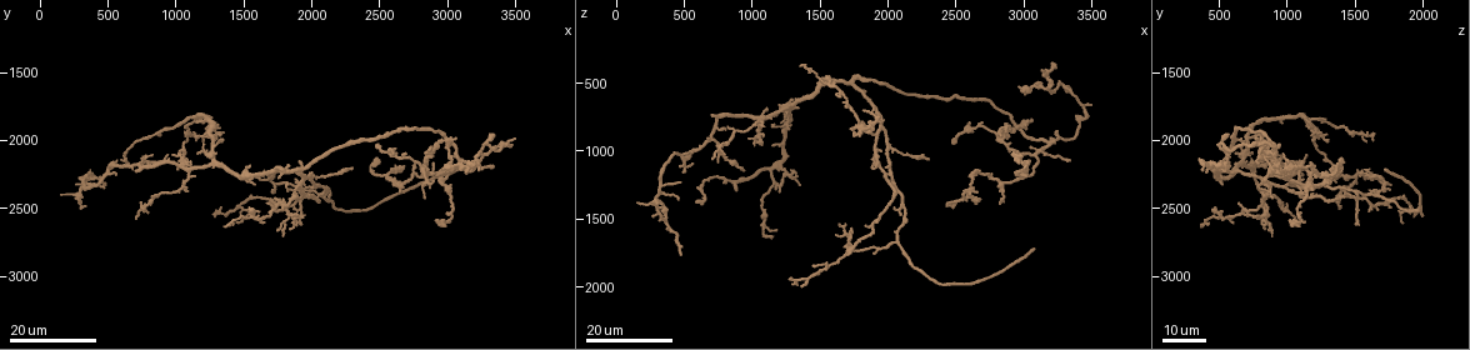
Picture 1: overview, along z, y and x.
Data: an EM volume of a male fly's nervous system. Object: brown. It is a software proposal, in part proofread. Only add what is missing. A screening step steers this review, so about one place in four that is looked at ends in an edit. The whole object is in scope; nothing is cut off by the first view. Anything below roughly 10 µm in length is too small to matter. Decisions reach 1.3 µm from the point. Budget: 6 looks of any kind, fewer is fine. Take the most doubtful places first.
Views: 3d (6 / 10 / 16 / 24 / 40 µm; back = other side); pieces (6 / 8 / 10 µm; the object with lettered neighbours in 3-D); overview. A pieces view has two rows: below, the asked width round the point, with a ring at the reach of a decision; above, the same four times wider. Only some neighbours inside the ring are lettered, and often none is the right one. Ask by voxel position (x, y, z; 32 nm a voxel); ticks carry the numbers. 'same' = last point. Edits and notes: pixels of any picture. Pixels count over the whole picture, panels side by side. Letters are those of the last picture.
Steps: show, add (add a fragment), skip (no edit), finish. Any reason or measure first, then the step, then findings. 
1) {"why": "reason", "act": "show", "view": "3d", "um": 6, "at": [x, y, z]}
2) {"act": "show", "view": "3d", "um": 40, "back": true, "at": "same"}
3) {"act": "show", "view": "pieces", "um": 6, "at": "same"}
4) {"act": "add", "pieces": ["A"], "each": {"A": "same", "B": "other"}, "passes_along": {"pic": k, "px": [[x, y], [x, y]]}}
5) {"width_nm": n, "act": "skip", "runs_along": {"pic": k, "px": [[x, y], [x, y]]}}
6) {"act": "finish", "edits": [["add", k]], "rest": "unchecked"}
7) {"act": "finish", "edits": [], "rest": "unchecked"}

{"why": "branch stops here", "act": "show", "view": "3d", "um": 24, "at": [3060, 2220, 1740]}

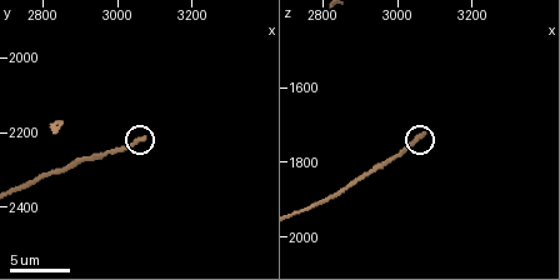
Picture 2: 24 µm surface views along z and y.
{"why": "see the neighbours", "act": "show", "view": "pieces", "um": 6, "at": [3060, 2210, 1720]}

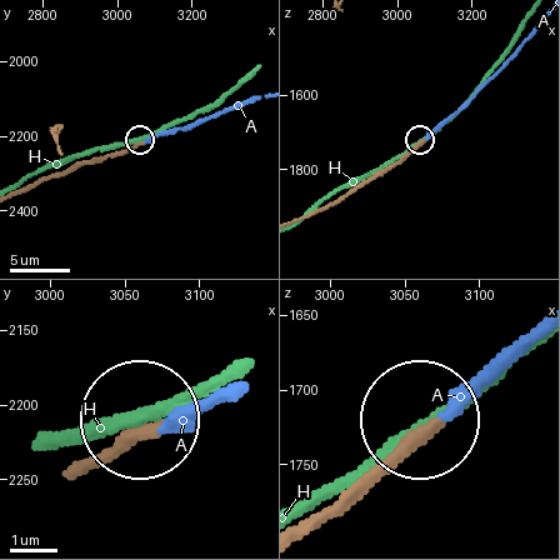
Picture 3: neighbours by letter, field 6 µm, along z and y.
{"act": "add", "pieces": ["A"], "each": {"A": "same", "H": "other"}, "found": "the cell continues"}

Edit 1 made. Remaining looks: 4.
{"why": "branch stops here", "act": "show", "view": "3d", "um": 24, "at": [880, 1960, 1300]}

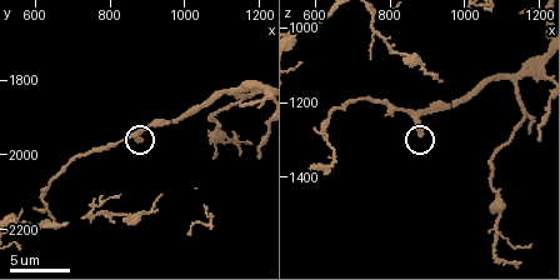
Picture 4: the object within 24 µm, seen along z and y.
{"act": "show", "view": "pieces", "um": 10, "at": "same"}

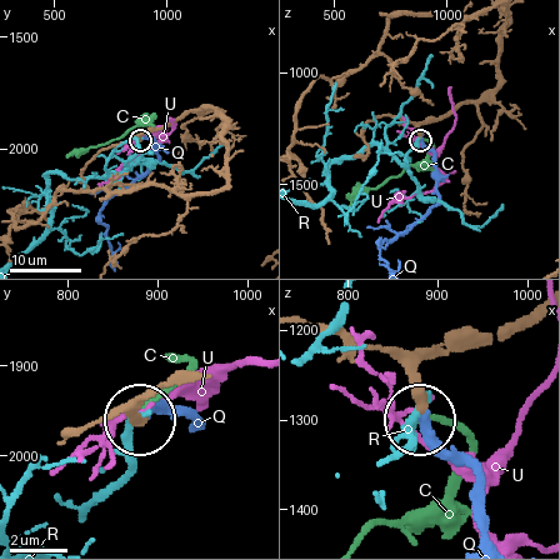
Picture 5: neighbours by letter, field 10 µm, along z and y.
{"act": "add", "pieces": ["Q"], "each": {"C": "other", "Q": "same", "R": "other", "U": "other"}, "passes_along": {"pic": 5, "px": [[426, 118], [418, 129], [433, 155], [440, 198], [398, 234]]}, "found": "the cell continues"}

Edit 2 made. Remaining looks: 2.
{"act": "finish", "edits": [["add", 3], ["add", 5]], "rest": "unchecked"}

